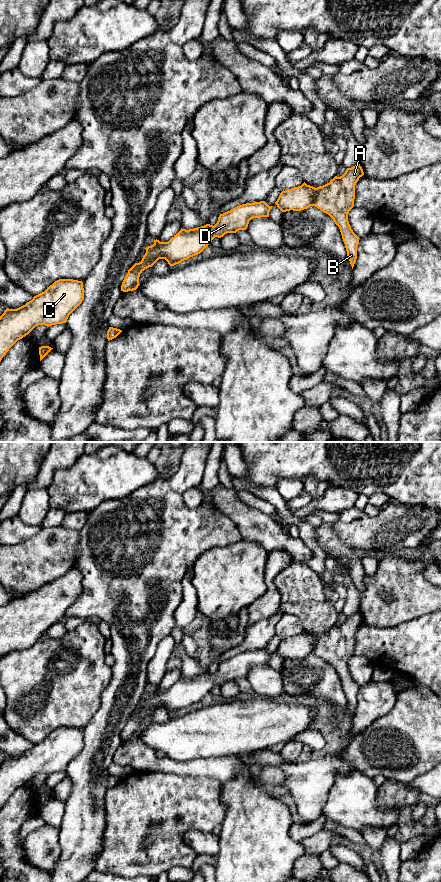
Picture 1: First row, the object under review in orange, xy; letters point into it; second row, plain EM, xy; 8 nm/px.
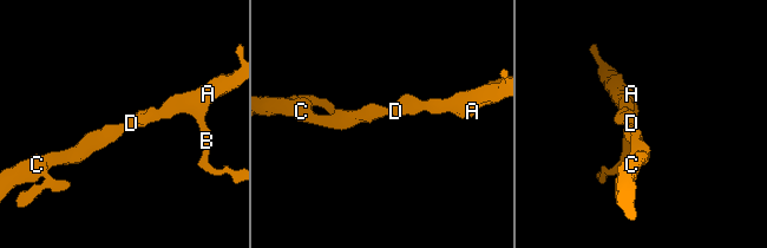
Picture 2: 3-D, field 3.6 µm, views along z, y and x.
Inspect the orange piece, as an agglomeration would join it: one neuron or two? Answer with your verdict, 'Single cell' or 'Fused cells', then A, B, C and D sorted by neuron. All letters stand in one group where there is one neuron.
Single cell. Groups: A B C D

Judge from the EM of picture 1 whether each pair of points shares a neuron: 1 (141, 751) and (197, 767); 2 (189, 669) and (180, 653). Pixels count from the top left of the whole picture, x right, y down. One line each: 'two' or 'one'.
1: one
2: one

